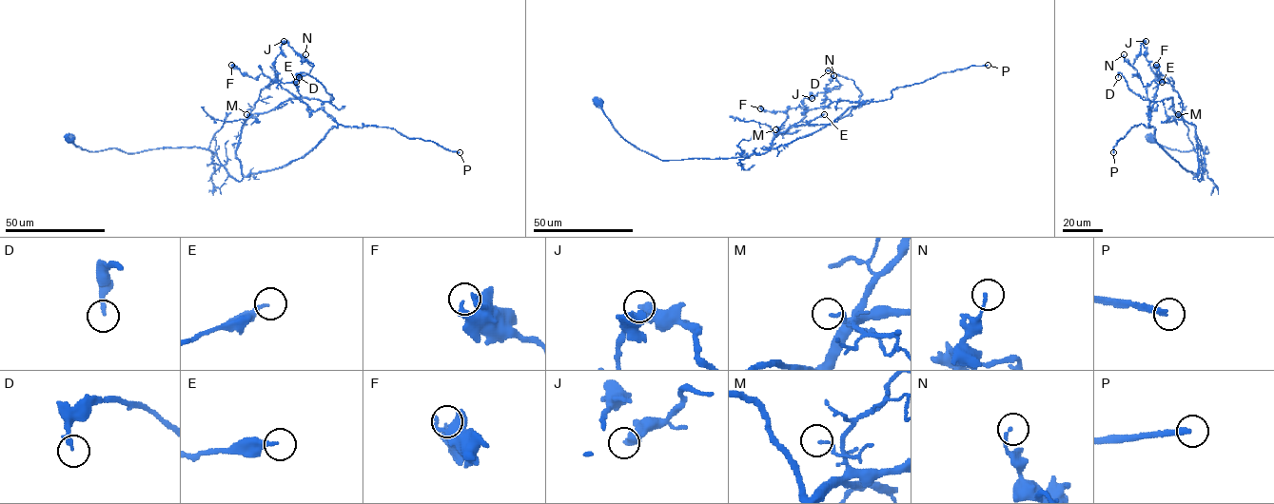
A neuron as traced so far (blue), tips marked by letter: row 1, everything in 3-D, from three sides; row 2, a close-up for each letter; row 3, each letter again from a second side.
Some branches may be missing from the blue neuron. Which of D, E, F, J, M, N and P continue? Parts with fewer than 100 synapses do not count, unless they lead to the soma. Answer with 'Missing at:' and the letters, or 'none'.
Missing at: P

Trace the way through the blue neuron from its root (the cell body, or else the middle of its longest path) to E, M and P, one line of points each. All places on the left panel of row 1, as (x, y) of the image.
E: (69, 139), (90, 151), (205, 148), (240, 181), (236, 148), (260, 92), (278, 80), (296, 82)
M: (69, 139), (90, 151), (205, 148), (240, 181), (236, 148), (246, 114)
P: (69, 139), (90, 151), (205, 148), (238, 181), (302, 158), (340, 124), (390, 127), (460, 152)

